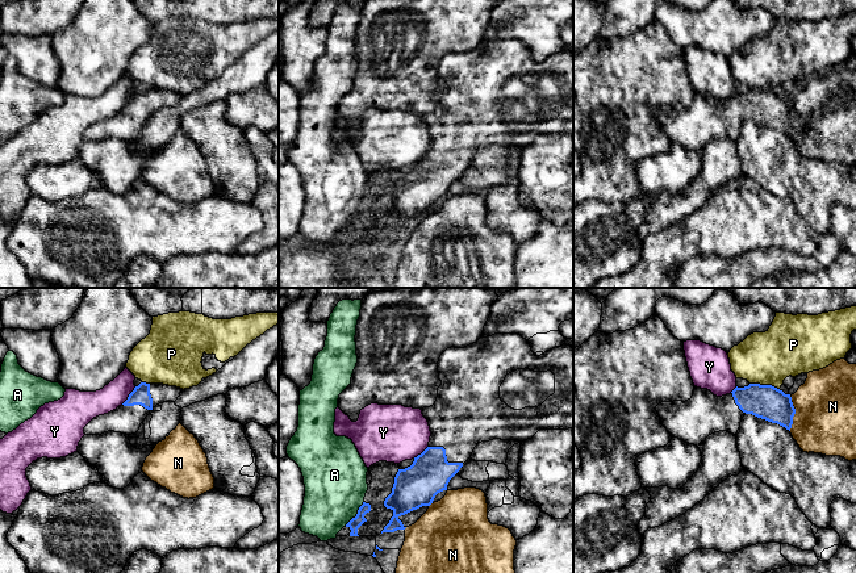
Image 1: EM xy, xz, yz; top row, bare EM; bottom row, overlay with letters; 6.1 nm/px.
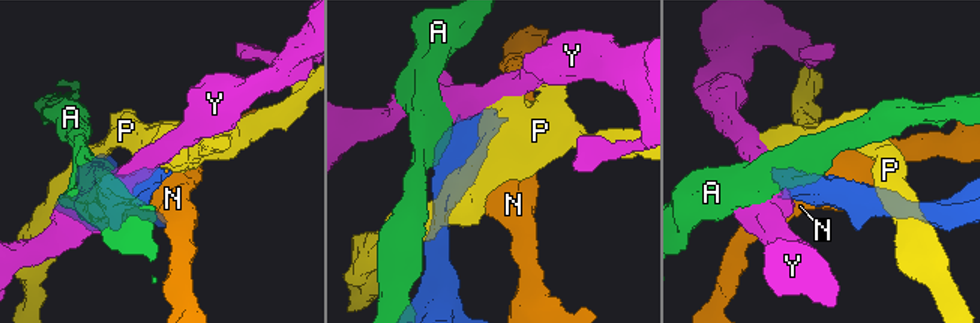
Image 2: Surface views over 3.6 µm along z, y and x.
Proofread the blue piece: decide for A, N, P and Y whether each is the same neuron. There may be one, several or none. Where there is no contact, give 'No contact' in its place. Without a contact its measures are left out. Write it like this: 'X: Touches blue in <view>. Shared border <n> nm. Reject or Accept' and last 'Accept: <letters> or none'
A: Touches blue in xz. Shared border 190 nm. Reject
N: Touches blue in yz. Shared border 220 nm. Reject
P: Touches blue in yz. Shared border 190 nm. Reject
Y: Touches blue in xy. Shared border 140 nm. Reject
Accept: none

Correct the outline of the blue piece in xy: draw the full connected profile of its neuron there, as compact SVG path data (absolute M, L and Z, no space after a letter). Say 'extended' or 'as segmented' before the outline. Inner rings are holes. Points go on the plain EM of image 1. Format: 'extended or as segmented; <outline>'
extended; M141 88L128 105L116 116L93 124L85 133L85 141L101 141L108 137L135 139L150 117L159 109L175 108L183 95L163 89Z

